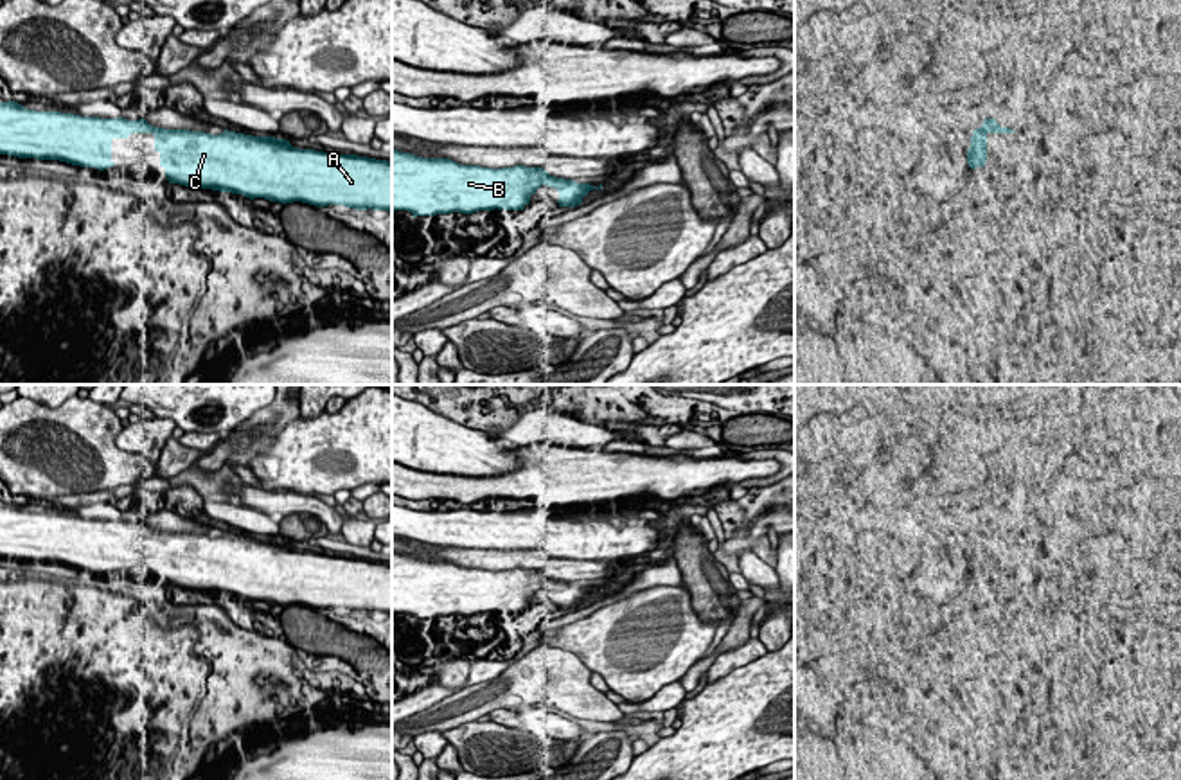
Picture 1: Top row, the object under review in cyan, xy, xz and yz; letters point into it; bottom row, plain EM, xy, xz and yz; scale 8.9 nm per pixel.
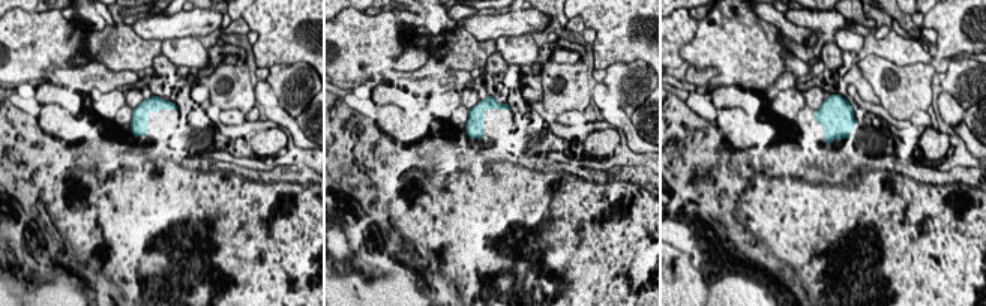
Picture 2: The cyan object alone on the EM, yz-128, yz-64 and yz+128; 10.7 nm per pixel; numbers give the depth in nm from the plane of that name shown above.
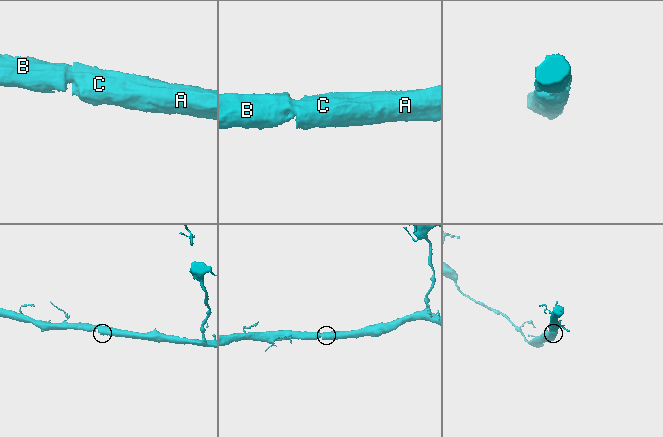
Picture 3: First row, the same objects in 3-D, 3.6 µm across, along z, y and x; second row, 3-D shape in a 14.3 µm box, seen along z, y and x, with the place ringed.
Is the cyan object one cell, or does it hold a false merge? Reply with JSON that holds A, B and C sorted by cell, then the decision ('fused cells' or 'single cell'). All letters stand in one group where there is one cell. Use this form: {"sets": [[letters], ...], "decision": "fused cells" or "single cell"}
{"sets": [["A", "B", "C"]], "decision": "single cell"}

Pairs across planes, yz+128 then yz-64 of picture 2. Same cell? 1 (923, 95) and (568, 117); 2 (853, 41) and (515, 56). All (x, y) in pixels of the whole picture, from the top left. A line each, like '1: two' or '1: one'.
1: two
2: one

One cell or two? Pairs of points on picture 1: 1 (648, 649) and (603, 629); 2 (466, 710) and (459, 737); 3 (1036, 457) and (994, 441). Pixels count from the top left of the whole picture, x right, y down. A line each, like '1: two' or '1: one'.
1: one
2: two
3: two

